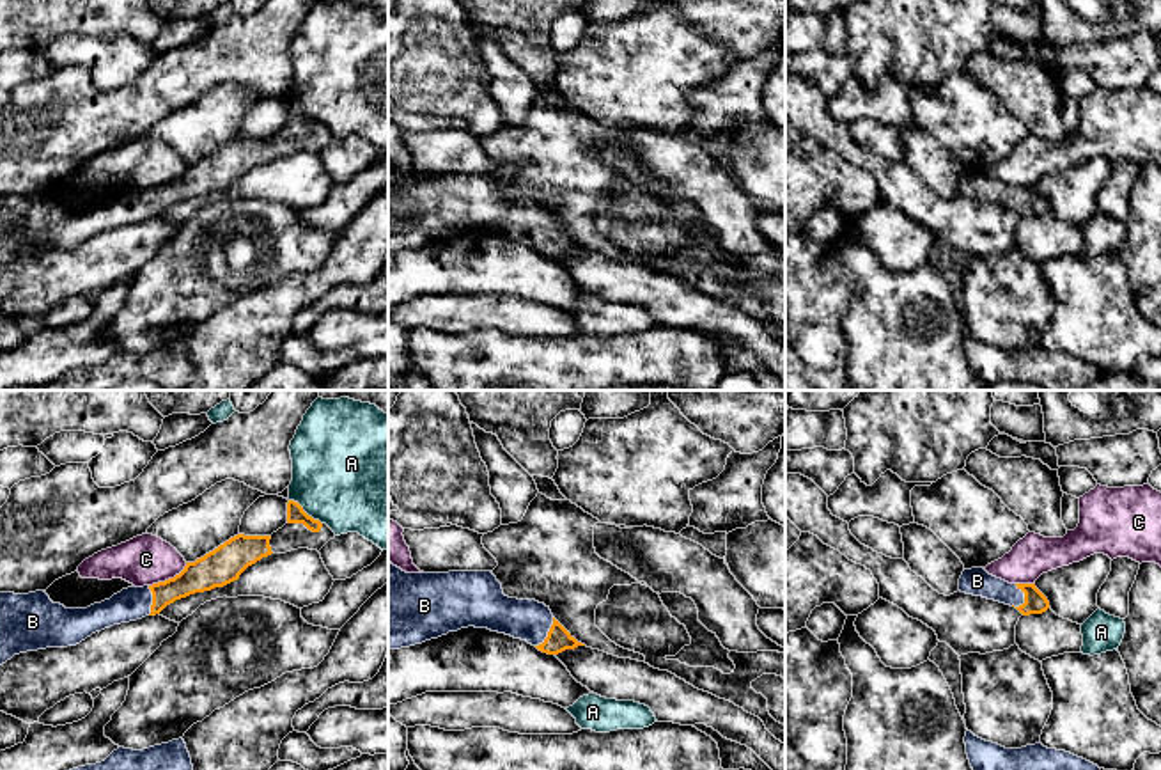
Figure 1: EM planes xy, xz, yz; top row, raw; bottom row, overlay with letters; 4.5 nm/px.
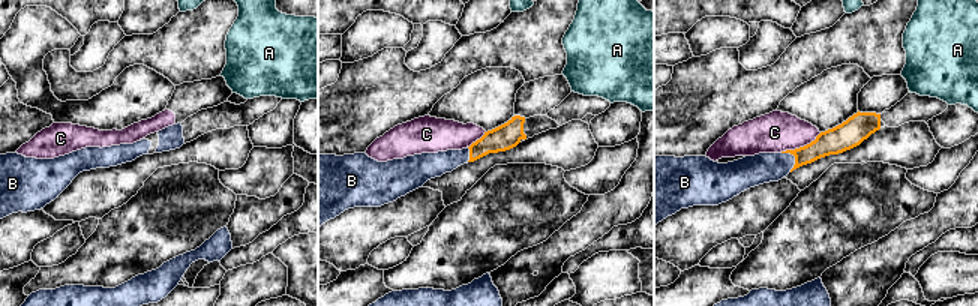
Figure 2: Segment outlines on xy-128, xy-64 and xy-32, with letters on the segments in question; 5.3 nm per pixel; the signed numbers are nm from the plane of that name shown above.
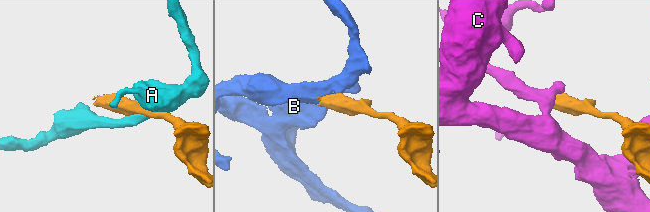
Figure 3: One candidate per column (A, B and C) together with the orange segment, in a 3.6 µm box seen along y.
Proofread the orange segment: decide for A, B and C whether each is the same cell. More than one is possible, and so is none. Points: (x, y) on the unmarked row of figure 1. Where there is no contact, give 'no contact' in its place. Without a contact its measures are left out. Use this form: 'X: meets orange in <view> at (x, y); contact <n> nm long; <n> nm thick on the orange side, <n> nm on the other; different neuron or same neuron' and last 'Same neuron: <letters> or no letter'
A: meets orange in xy at (303, 114); contact 190 nm long; 80 nm thick on the orange side, 480 nm on the other; different neuron
B: meets orange in xz at (548, 236); contact 160 nm long; 110 nm thick on the orange side, 190 nm on the other; same neuron
C: meets orange in xy at (169, 181); contact 200 nm long; 160 nm thick on the orange side, 220 nm on the other; different neuron
Same neuron: B

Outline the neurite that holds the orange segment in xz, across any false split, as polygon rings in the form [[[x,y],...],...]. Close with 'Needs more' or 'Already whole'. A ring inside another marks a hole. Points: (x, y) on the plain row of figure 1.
[[[388,165],[388,254],[422,247],[468,229],[526,243],[548,257],[585,248],[553,220],[544,206],[505,199],[491,174],[406,176]]]. Needs more

